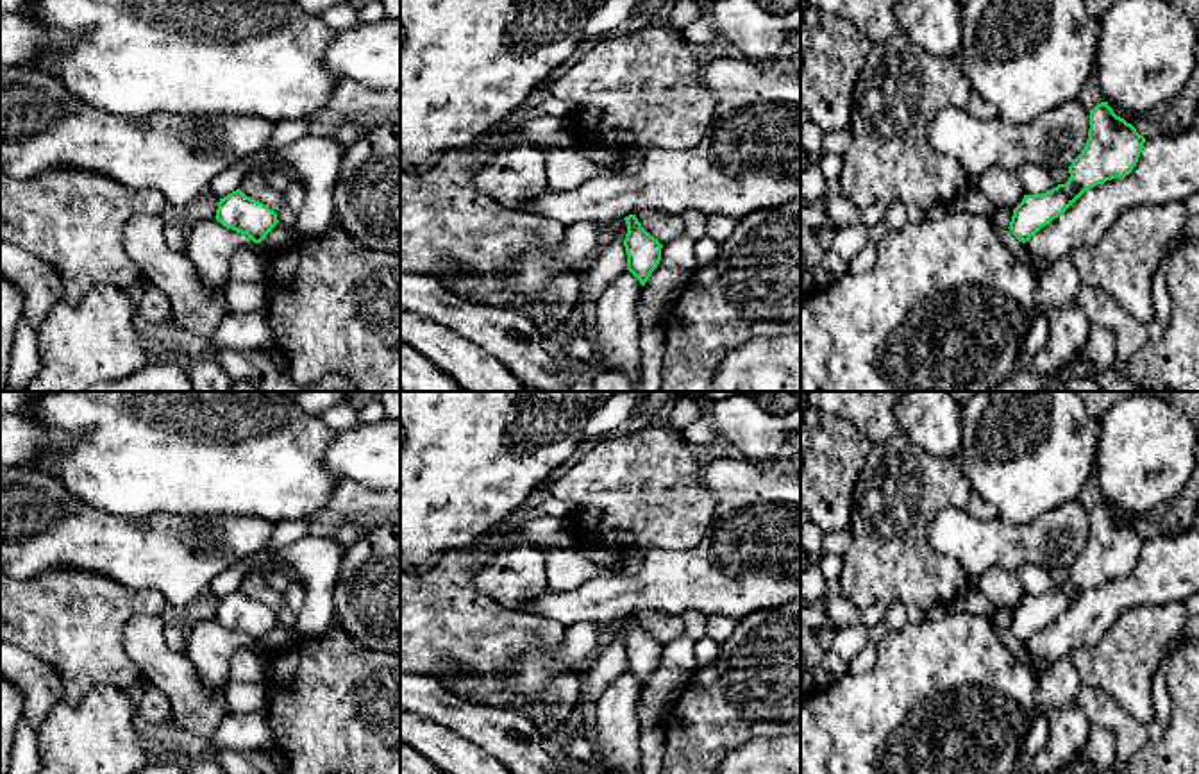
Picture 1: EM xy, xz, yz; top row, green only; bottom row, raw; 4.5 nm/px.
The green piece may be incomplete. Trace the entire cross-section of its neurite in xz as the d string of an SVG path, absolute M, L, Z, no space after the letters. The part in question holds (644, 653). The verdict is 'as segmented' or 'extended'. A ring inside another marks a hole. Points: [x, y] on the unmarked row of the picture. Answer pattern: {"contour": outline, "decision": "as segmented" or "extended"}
{"contour": "M629 615L624 620L627 624L624 640L627 670L645 686L661 661L663 645L641 627L636 615Z", "decision": "as segmented"}

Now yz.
{"contour": "M1108 502L1090 511L1088 540L1081 554L1069 567L1069 581L1042 595L1024 595L1013 610L1011 635L1026 644L1042 627L1063 615L1086 590L1133 572L1145 538L1124 518L1117 517Z", "decision": "as segmented"}

